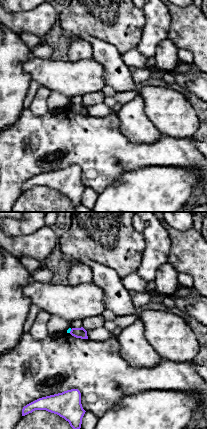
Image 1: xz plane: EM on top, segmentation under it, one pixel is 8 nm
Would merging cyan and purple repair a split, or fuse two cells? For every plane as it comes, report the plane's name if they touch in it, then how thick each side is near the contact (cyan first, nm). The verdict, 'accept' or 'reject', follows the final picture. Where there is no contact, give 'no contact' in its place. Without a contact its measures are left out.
meets cyan in xz; 30 nm thick on the cyan side, 80 nm on the other

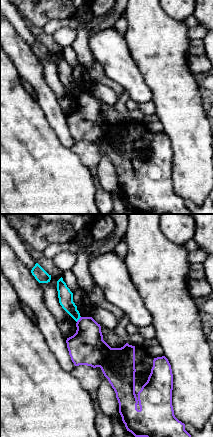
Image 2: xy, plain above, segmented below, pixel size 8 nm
meets cyan in xy; 120 nm thick on the cyan side, 280 nm on the other

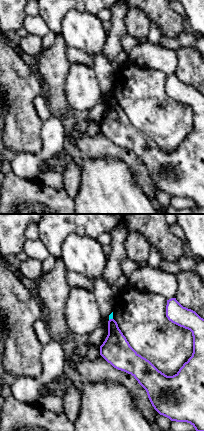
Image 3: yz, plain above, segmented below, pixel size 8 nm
meets cyan in yz; 30 nm thick on the cyan side, 220 nm on the other

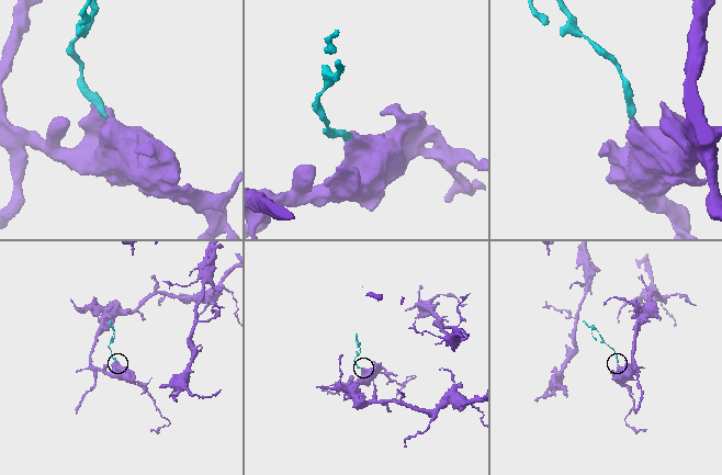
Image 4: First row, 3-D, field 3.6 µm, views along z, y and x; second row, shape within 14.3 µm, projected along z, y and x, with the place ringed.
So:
reject

